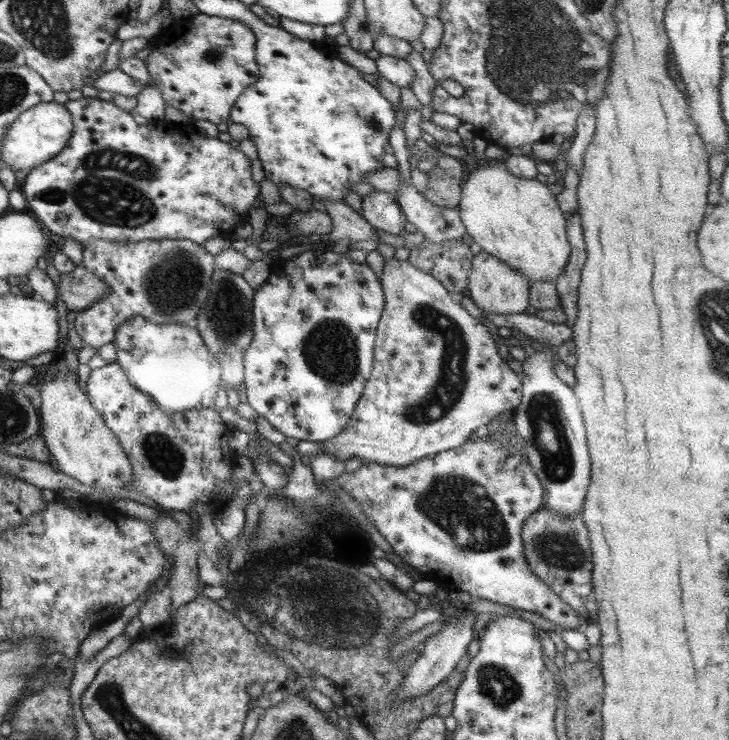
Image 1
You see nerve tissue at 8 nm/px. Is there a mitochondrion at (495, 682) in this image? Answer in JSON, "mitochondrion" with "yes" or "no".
{"mitochondrion":"yes"}

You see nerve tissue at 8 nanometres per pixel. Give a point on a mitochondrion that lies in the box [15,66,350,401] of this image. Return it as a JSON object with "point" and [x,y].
{"point":[113,191]}

